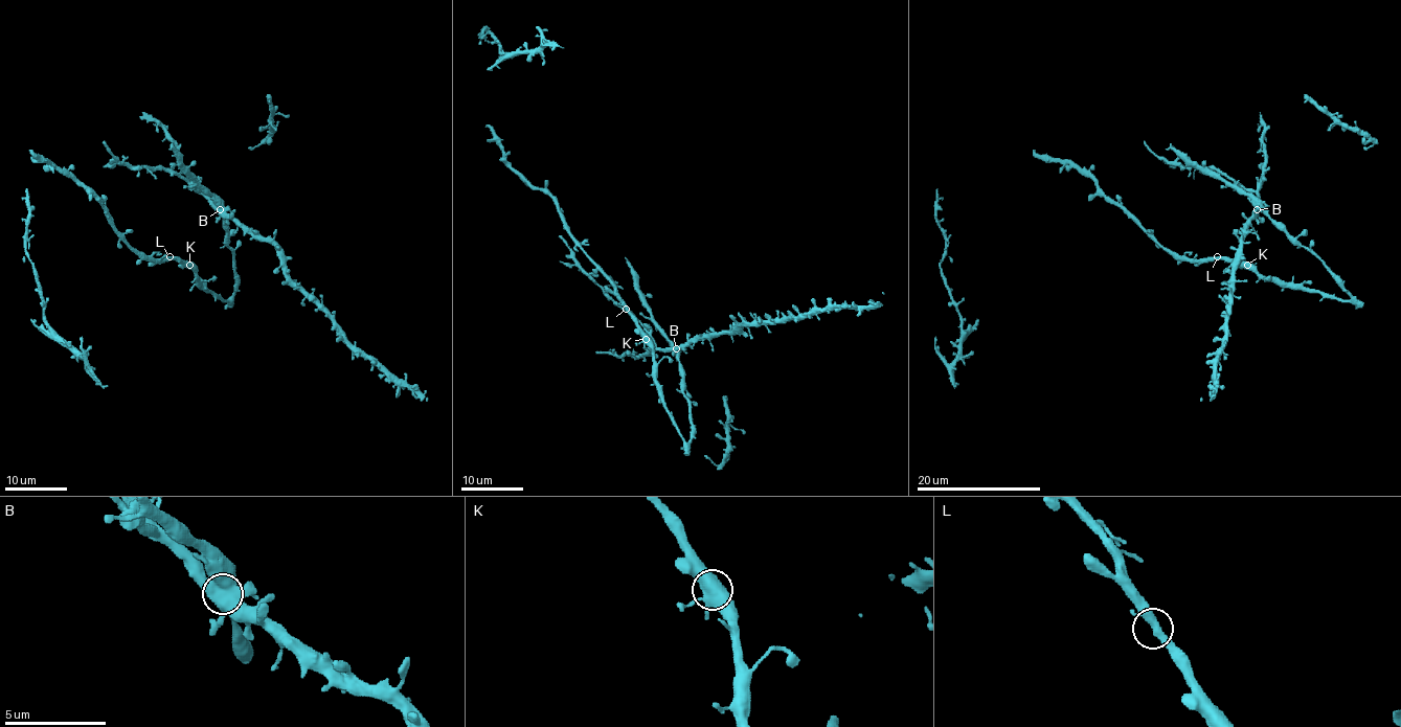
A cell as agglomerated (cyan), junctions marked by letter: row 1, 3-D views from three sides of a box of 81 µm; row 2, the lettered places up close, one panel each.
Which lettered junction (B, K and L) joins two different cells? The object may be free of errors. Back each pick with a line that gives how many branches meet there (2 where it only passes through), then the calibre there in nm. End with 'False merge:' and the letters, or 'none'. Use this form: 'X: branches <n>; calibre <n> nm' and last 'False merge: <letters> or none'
B: branches 4; calibre 650 nm
False merge: B

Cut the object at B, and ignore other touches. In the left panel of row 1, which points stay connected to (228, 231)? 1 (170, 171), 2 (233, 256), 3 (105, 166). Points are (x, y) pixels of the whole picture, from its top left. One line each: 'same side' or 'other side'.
1: other side
2: same side
3: other side

